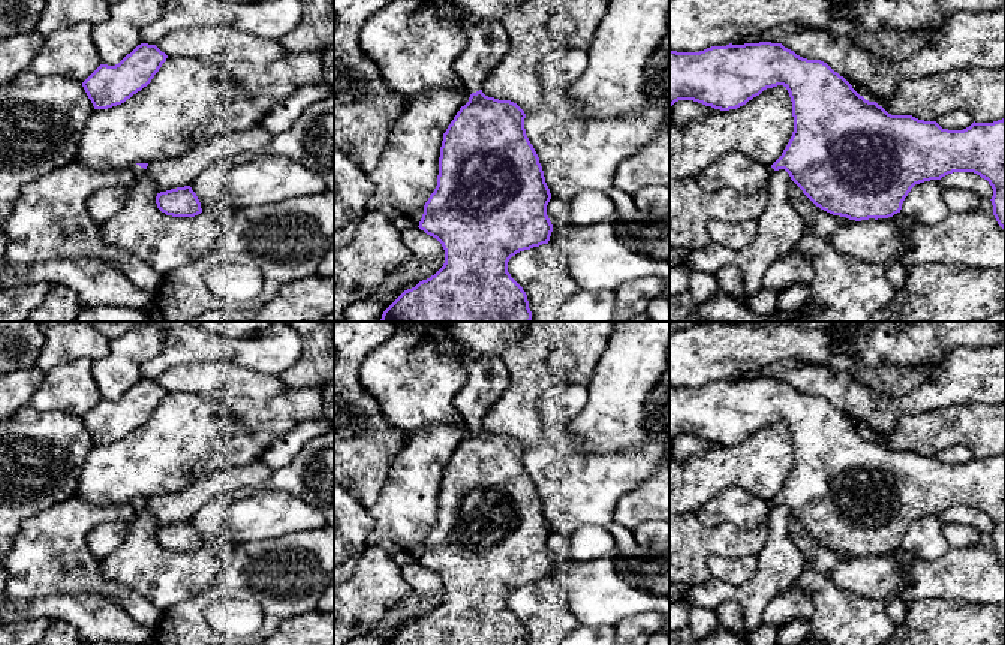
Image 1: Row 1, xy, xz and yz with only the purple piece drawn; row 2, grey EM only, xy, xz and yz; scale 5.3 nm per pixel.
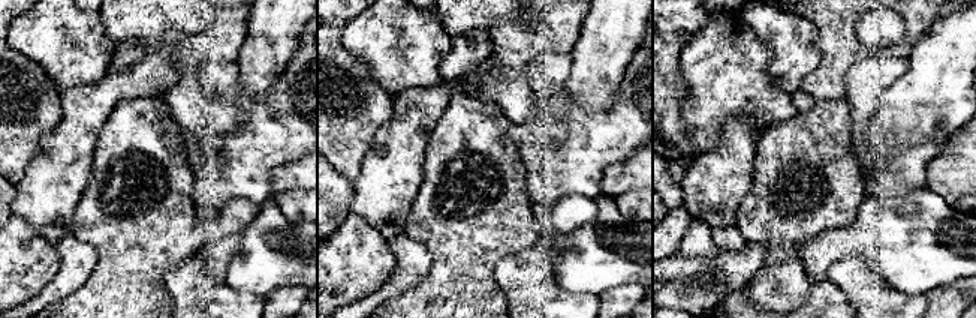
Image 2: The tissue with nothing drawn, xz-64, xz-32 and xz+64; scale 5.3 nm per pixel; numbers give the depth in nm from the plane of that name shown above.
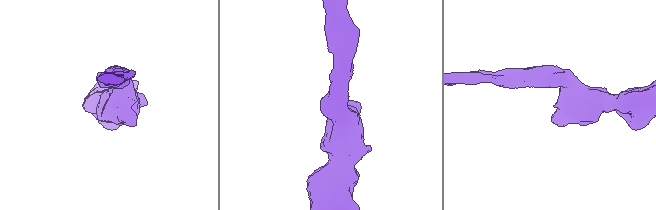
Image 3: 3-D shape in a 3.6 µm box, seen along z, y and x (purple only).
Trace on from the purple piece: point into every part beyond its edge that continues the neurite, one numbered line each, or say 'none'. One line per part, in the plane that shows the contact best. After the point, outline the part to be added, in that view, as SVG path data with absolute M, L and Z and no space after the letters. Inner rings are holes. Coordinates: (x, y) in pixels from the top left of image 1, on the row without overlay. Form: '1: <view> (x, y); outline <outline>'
1: xz (487, 380); outline M451 335L431 340L437 353L457 359L464 368L466 382L452 403L463 416L466 427L472 430L482 425L482 418L509 386L502 358L470 358Z

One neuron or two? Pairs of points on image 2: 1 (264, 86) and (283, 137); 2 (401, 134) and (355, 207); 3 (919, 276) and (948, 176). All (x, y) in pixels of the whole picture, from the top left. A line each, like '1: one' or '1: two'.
1: two
2: one
3: two

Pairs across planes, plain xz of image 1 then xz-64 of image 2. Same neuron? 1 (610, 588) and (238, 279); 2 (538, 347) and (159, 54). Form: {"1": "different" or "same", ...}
{"1": "same", "2": "different"}

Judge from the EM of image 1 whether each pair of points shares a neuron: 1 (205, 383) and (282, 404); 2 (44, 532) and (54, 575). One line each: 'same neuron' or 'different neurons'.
1: same neuron
2: same neuron

